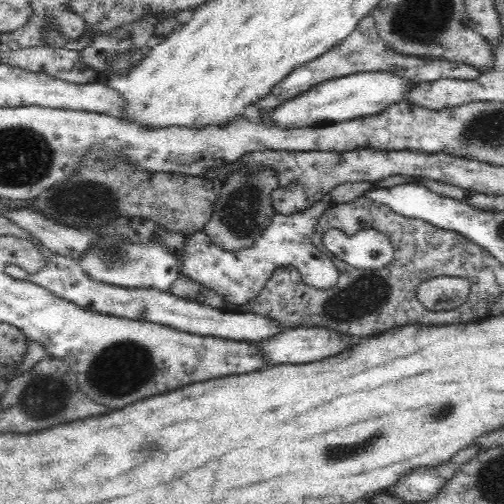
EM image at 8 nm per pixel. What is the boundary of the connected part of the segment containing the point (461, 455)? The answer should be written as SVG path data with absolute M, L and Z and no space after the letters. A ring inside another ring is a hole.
M476 445L461 450L453 460L446 462L436 469L417 469L411 474L401 478L398 484L394 484L387 494L398 497L406 503L418 503L434 500L442 487L450 478L454 477L461 467L476 458L484 450Z

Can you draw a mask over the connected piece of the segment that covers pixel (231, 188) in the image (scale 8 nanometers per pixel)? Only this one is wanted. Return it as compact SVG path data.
M262 165L255 171L248 169L230 171L216 188L217 199L213 213L202 232L210 241L226 251L237 251L252 246L277 214L272 204L272 194L276 188L278 171L274 167Z

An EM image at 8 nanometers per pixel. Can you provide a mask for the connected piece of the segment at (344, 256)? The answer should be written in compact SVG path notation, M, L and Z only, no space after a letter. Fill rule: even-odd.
M330 228L324 234L324 245L336 257L359 269L384 268L395 255L388 236L375 228L364 228L355 233Z

